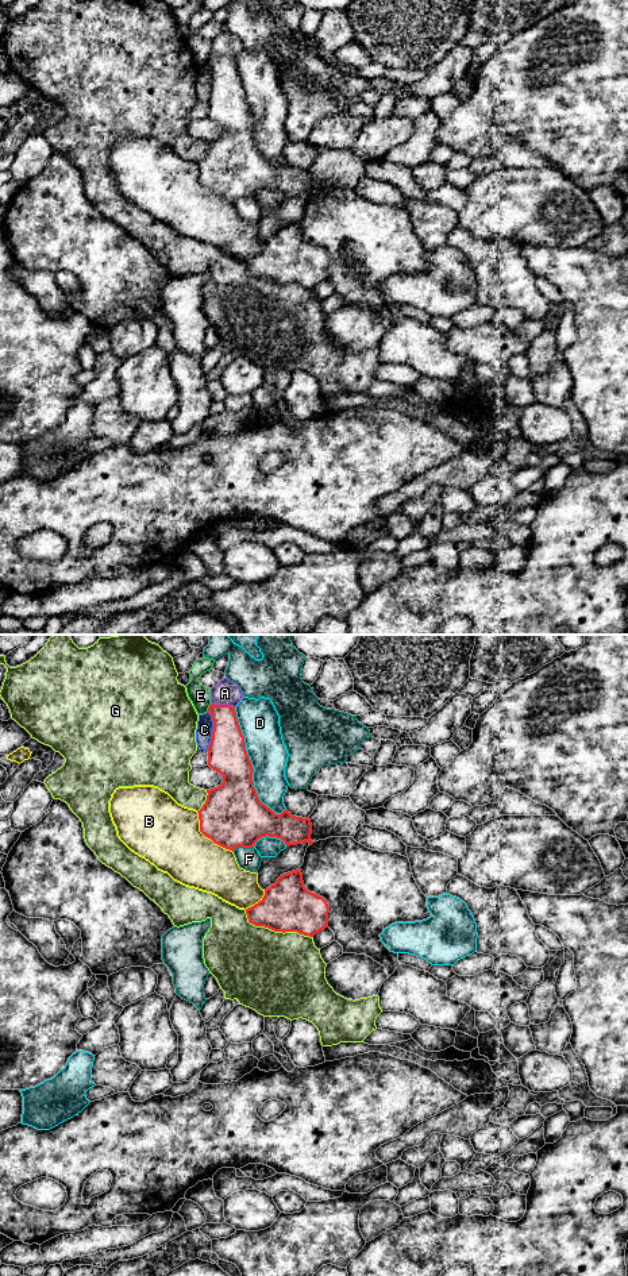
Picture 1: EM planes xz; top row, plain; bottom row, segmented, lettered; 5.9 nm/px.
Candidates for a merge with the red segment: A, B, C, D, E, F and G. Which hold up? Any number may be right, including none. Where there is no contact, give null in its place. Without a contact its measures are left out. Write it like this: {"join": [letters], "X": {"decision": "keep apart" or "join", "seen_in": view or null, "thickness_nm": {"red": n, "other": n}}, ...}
{"join": [], "A": {"decision": "keep apart", "seen_in": "xz", "thickness_nm": {"red": 220, "other": 140}}, "B": {"decision": "keep apart", "seen_in": "xz", "thickness_nm": {"red": 380, "other": 380}}, "C": {"decision": "keep apart", "seen_in": "xz", "thickness_nm": {"red": 240, "other": 100}}, "D": {"decision": "keep apart", "seen_in": "xz", "thickness_nm": {"red": 280, "other": 240}}, "E": {"decision": "keep apart", "seen_in": "xz", "thickness_nm": {"red": 200, "other": 130}}, "F": {"decision": "keep apart", "seen_in": "xz", "thickness_nm": {"red": 380, "other": 140}}, "G": {"decision": "keep apart", "seen_in": "xz", "thickness_nm": {"red": 300, "other": 500}}}

